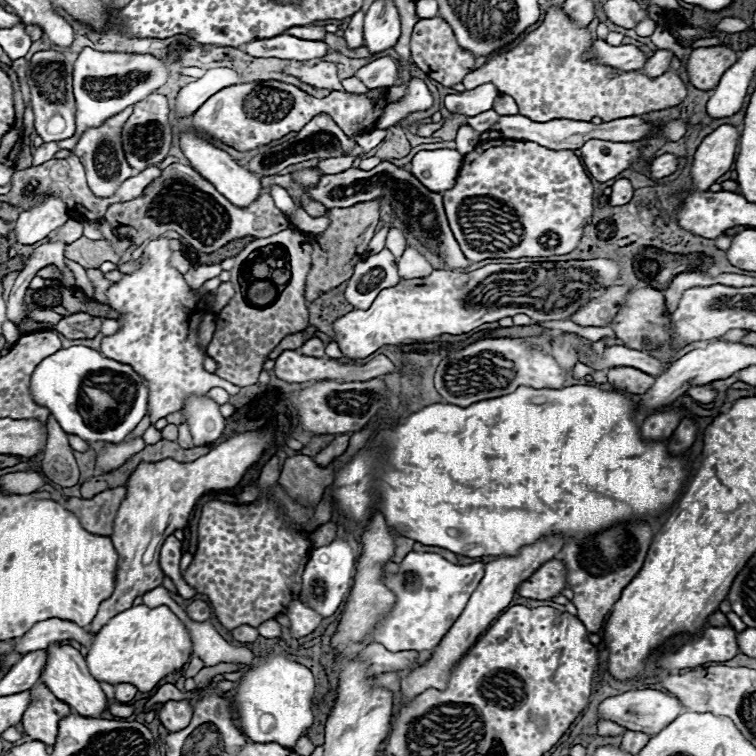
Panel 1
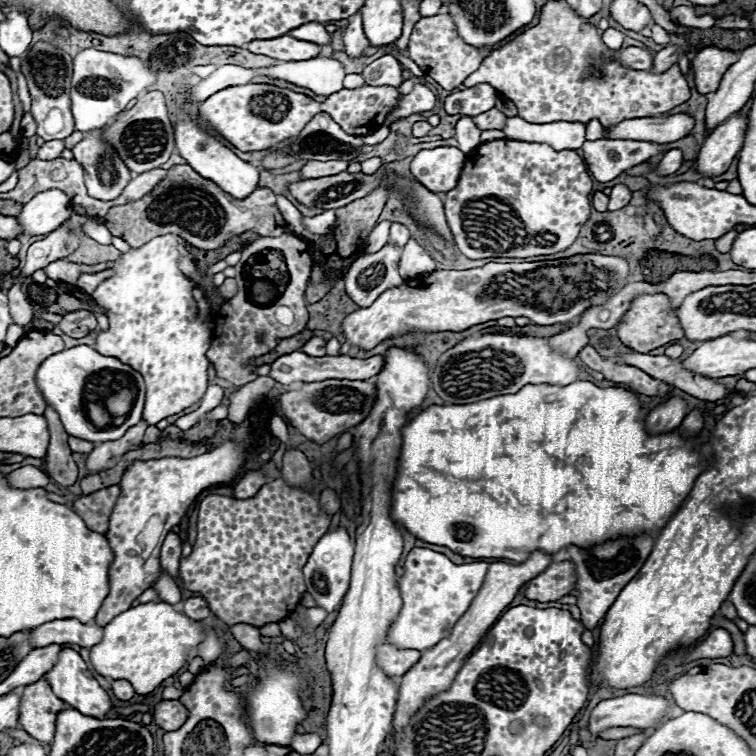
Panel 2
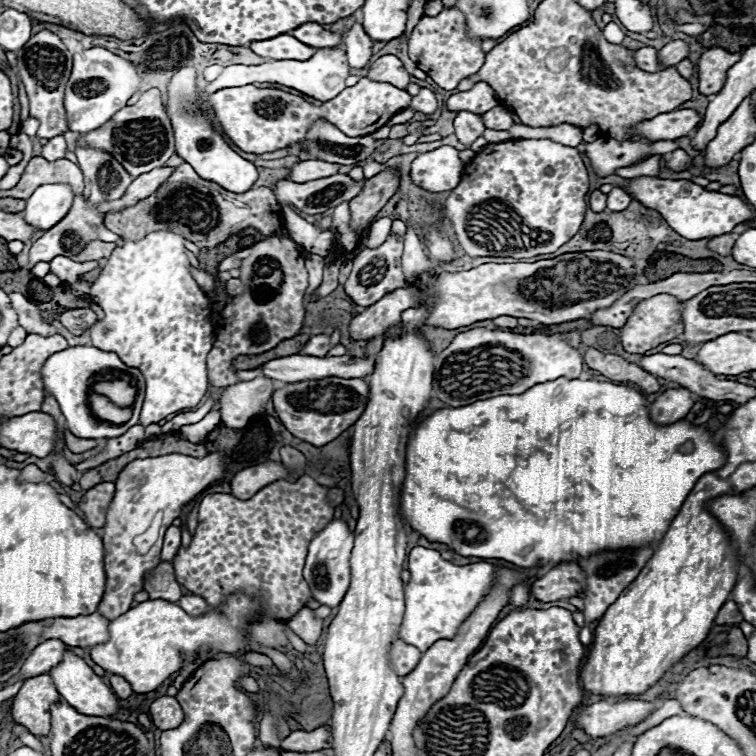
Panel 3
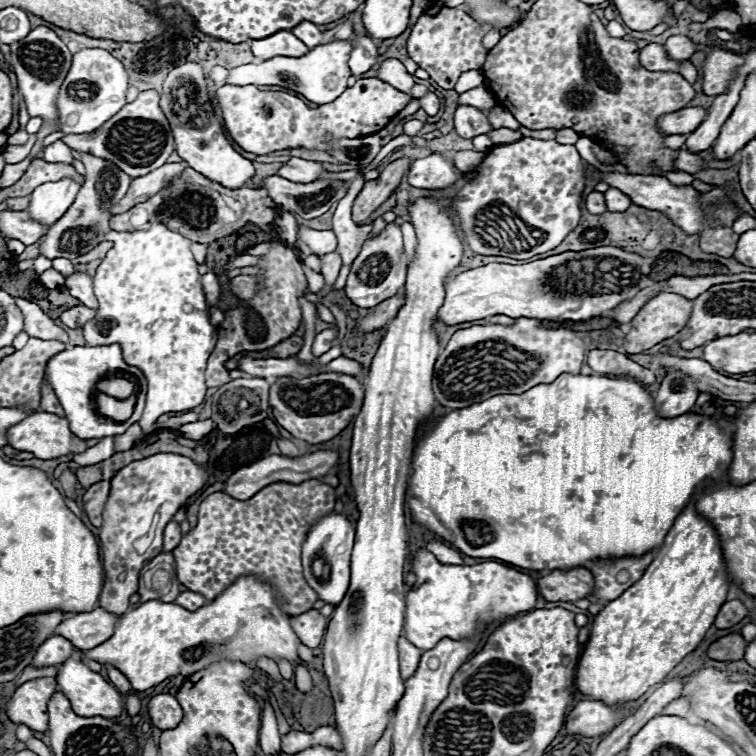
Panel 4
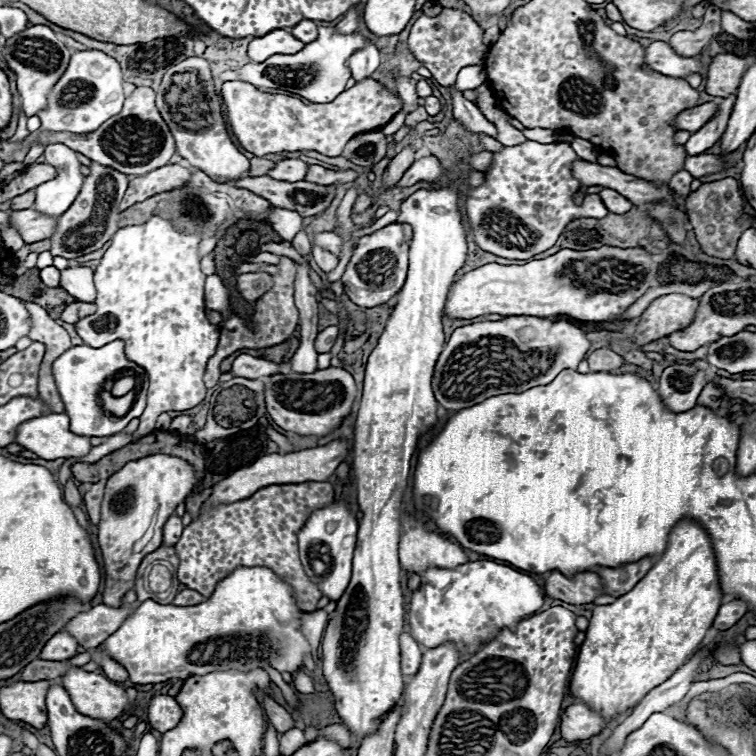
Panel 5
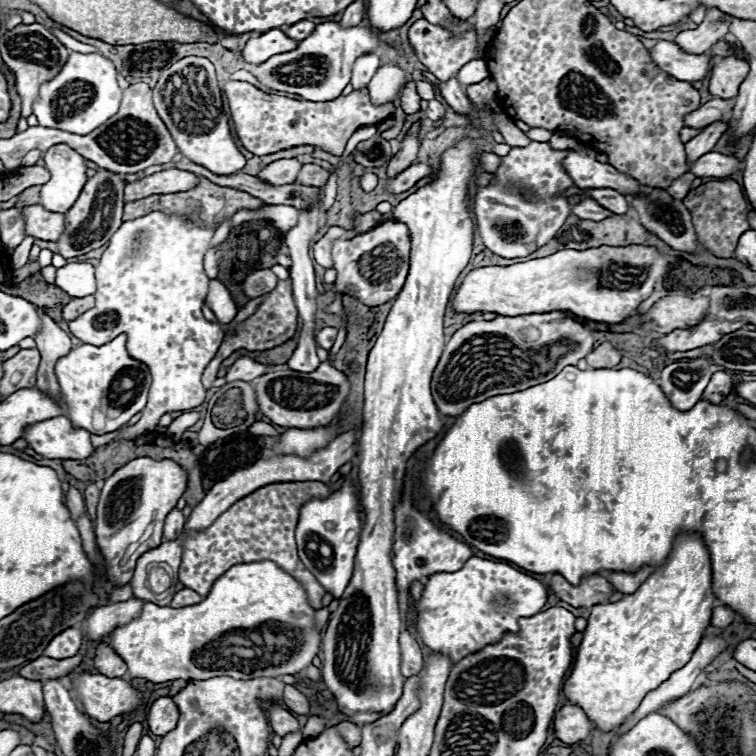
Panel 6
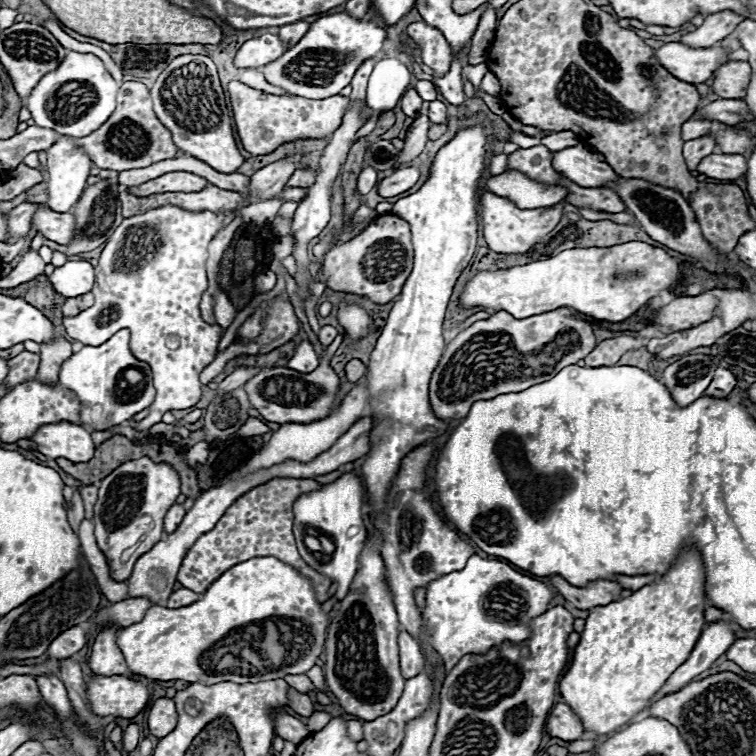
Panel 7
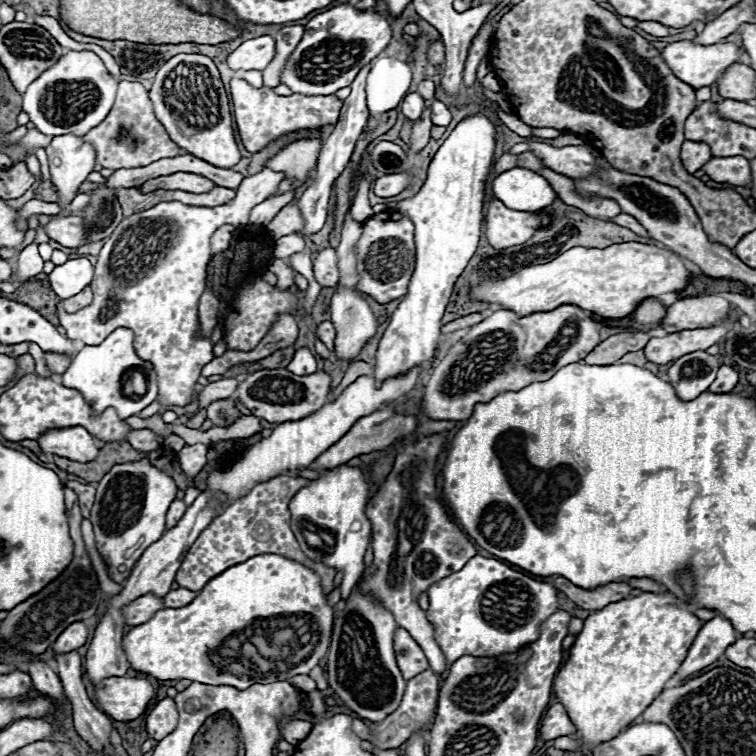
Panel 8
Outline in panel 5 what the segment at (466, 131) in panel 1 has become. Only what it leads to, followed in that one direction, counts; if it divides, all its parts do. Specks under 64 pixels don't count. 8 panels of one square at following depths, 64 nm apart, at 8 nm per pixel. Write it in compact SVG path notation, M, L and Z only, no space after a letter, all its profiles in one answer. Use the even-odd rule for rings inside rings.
M448 86L450 88L450 96L452 96L452 106L454 106L454 118L468 130L468 132L484 132L492 138L496 138L496 128L494 124L490 124L484 114L478 110L478 106L470 100L466 100L462 96L460 90L456 90L454 86Z

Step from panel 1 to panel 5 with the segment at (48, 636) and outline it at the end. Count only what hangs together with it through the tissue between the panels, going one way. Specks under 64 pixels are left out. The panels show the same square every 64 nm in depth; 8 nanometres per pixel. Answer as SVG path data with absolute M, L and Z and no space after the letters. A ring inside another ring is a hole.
M98 604L88 612L82 612L82 616L70 620L66 630L80 646L96 648L102 640L106 640L106 636L110 636L110 632L114 632L114 628L118 628L118 624L122 624L122 620L126 620L126 616L130 616L130 612L134 612L134 606L130 604L122 604L118 608Z

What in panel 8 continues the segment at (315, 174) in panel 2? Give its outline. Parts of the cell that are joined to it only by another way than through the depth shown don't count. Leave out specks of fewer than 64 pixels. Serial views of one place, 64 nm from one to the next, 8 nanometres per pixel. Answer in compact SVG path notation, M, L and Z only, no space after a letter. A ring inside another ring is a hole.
M264 168L254 176L246 176L236 190L236 198L228 204L206 208L160 202L124 218L98 254L92 278L92 304L76 314L68 314L62 302L56 304L68 338L84 344L100 344L118 326L134 330L138 356L150 360L158 374L158 400L164 406L192 402L200 372L214 358L212 342L210 338L202 338L198 322L198 300L206 288L206 266L212 256L210 238L224 224L248 224L250 210L270 198L282 180L282 172Z

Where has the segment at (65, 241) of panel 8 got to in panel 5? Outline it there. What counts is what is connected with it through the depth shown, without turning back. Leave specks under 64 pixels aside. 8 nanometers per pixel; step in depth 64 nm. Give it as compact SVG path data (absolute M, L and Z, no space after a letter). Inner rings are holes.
M26 208L26 210L14 210L10 216L10 224L18 228L24 242L32 244L32 242L48 240L56 232L58 218L40 214L34 208Z

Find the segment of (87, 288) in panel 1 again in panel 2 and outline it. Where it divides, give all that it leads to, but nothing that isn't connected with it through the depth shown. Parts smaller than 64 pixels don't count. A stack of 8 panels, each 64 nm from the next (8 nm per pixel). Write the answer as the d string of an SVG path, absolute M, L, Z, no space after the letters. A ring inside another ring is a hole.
M111 268L95 274L81 274L77 280L76 286L83 292L91 295L102 280L109 278L113 274L114 271Z

